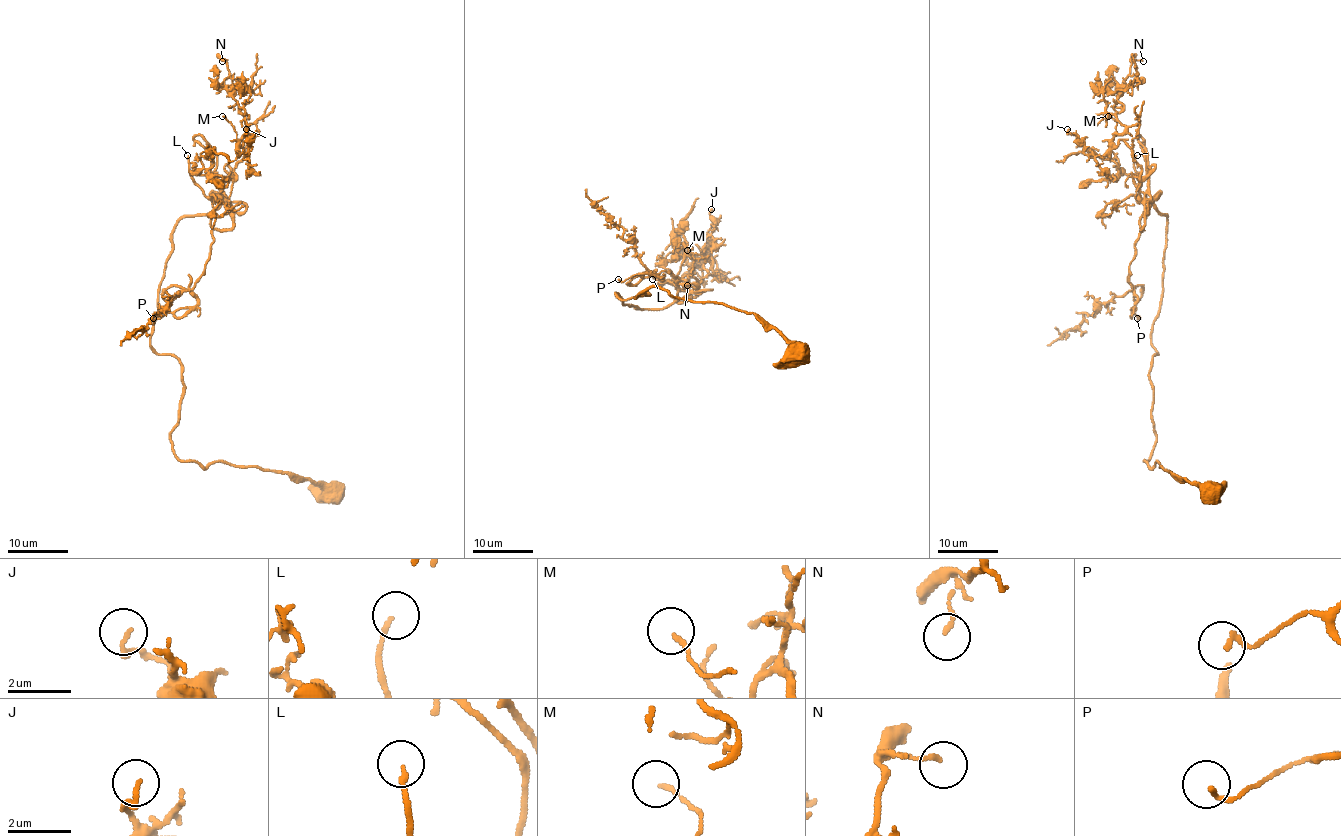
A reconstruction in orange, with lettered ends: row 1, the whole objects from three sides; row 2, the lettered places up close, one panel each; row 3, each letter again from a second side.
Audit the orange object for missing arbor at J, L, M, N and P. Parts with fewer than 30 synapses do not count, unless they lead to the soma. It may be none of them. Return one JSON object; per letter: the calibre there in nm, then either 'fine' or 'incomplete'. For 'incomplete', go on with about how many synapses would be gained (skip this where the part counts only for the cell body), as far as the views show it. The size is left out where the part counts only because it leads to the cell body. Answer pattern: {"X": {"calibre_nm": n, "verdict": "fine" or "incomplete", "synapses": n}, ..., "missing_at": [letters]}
{"J": {"calibre_nm": 180, "verdict": "fine"}, "L": {"calibre_nm": 130, "verdict": "incomplete", "synapses": 300}, "M": {"calibre_nm": 120, "verdict": "fine"}, "N": {"calibre_nm": 130, "verdict": "fine"}, "P": {"calibre_nm": 140, "verdict": "fine"}, "missing_at": ["L"]}

